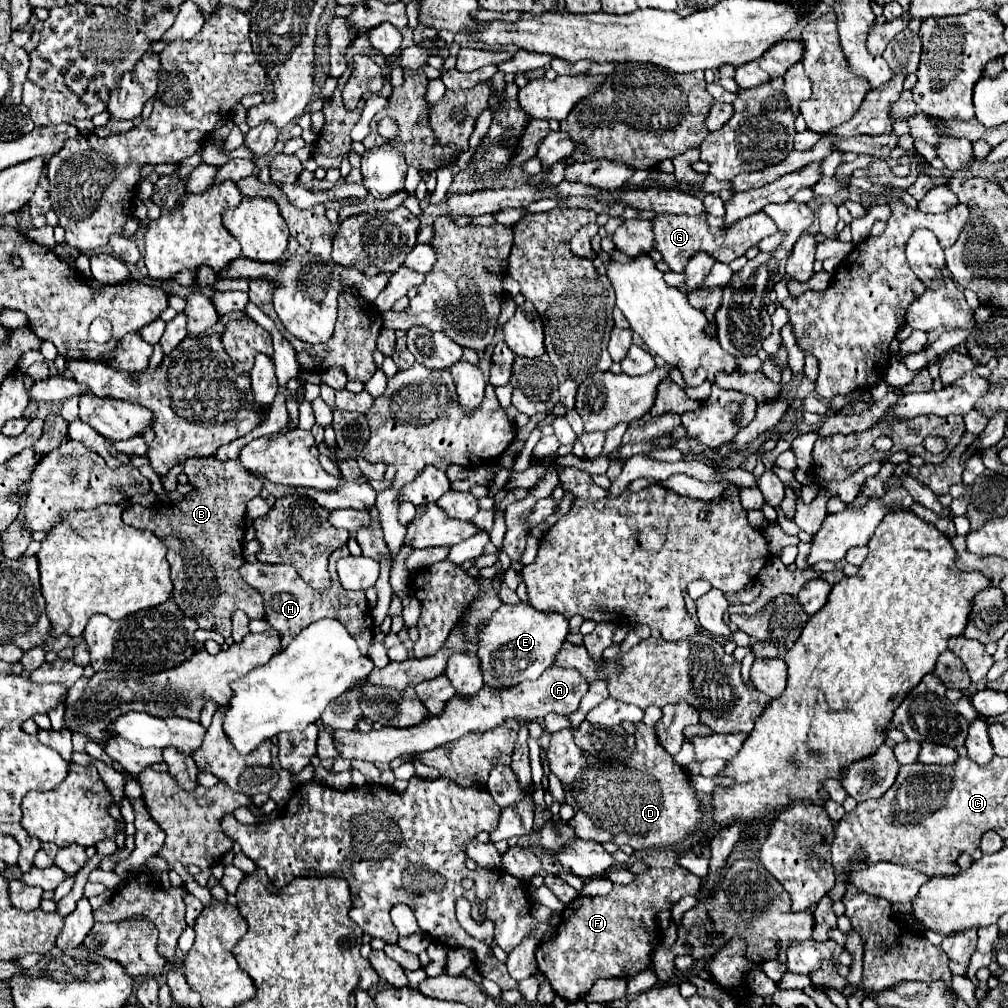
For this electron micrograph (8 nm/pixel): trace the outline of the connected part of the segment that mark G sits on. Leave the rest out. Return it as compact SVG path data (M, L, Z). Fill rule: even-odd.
M756 212L756 216L748 216L748 220L740 220L740 224L732 224L728 232L720 232L720 228L706 224L706 213L700 216L674 216L674 214L662 214L654 218L654 246L662 254L664 262L670 266L672 272L684 272L688 260L700 252L706 250L710 256L716 256L718 262L732 262L746 254L748 248L756 246L762 238L776 234L776 224L770 220L764 212Z

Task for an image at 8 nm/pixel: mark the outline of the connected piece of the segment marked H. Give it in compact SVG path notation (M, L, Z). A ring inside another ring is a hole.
M244 562L242 568L240 568L240 576L244 578L246 584L250 584L252 588L256 588L262 594L266 618L268 618L270 626L280 632L282 648L286 648L292 642L292 638L302 628L308 628L316 620L320 620L320 618L336 618L356 638L358 648L362 652L368 650L368 646L372 642L374 620L372 620L372 614L368 616L368 604L366 604L368 600L366 600L364 592L348 592L348 590L344 590L342 584L338 582L338 578L334 578L334 582L332 582L332 586L328 590L318 592L314 588L308 588L308 584L304 584L304 580L300 580L300 576L292 568L292 564L284 566L284 564Z

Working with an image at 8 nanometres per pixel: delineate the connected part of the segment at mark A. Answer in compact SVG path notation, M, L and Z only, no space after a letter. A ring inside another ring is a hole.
M552 666L544 676L538 680L524 680L510 688L488 688L486 684L480 688L474 696L454 696L446 702L444 710L438 716L428 716L420 724L408 726L408 728L388 728L382 726L380 730L370 732L348 732L348 730L336 730L334 732L334 744L340 750L342 758L360 758L368 762L382 762L390 764L394 758L404 754L420 754L438 746L444 746L452 740L458 740L466 734L486 732L490 728L496 728L506 718L514 720L542 720L548 712L558 714L570 714L578 710L580 698L588 692L588 680L576 672L566 670L560 666Z

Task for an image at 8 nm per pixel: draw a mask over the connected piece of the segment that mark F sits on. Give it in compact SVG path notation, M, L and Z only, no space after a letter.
M650 850L644 856L644 860L650 864L650 870L644 874L638 874L632 884L614 886L612 892L606 896L594 896L594 898L578 896L576 900L572 900L566 906L566 910L562 912L562 922L558 926L556 936L552 940L548 940L546 944L540 944L536 950L538 970L550 980L554 992L560 998L564 998L568 1002L582 1000L588 994L588 990L592 988L592 984L600 978L614 978L614 976L628 978L628 976L634 976L648 968L650 954L656 948L656 944L660 942L656 912L668 910L682 896L696 894L700 888L700 878L690 874L688 870L680 868L676 864L676 856L678 856L676 850Z

